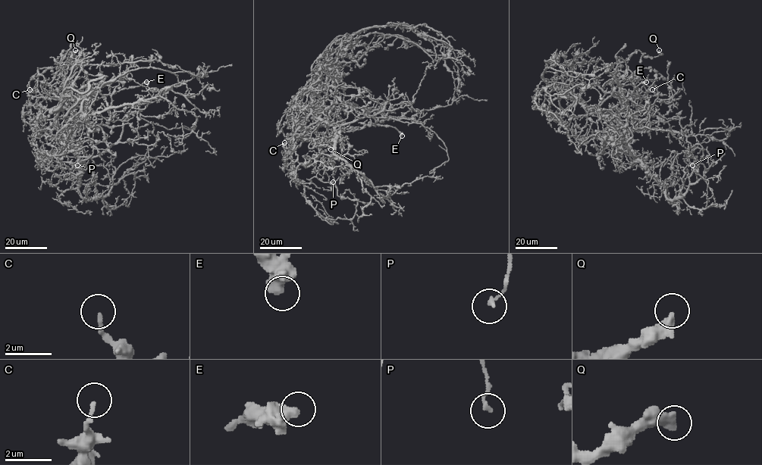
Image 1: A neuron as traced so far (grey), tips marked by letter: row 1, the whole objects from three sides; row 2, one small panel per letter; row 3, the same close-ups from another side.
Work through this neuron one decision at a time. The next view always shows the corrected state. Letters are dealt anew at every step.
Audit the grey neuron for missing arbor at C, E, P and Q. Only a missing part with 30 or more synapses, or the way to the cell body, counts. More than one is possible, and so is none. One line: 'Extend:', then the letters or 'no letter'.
Extend: no letter

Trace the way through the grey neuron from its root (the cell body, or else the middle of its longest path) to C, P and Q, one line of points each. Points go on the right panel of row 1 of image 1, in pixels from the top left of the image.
C: (592, 139), (586, 141), (576, 136), (575, 117), (596, 113), (601, 101), (619, 90), (653, 96), (652, 89)
P: (592, 139), (600, 147), (624, 146), (624, 129), (674, 130), (691, 144), (692, 165)
Q: (592, 139), (576, 136), (575, 118), (599, 110), (619, 84), (619, 63), (638, 51), (656, 57), (659, 50)

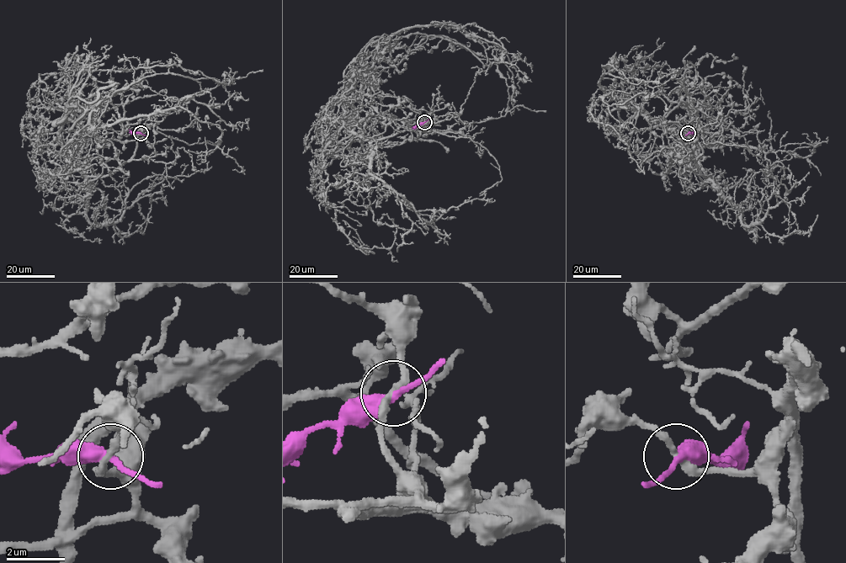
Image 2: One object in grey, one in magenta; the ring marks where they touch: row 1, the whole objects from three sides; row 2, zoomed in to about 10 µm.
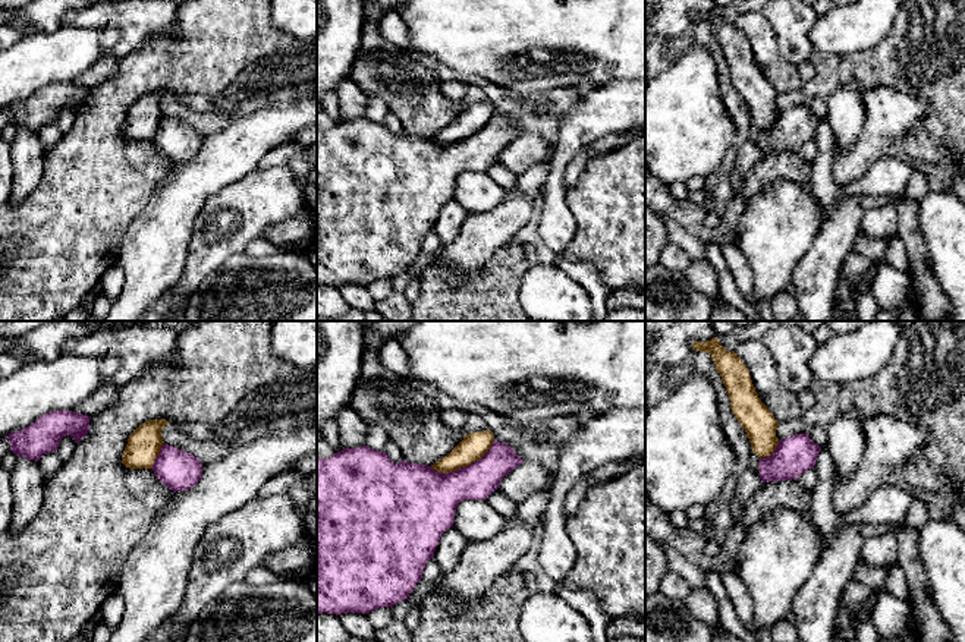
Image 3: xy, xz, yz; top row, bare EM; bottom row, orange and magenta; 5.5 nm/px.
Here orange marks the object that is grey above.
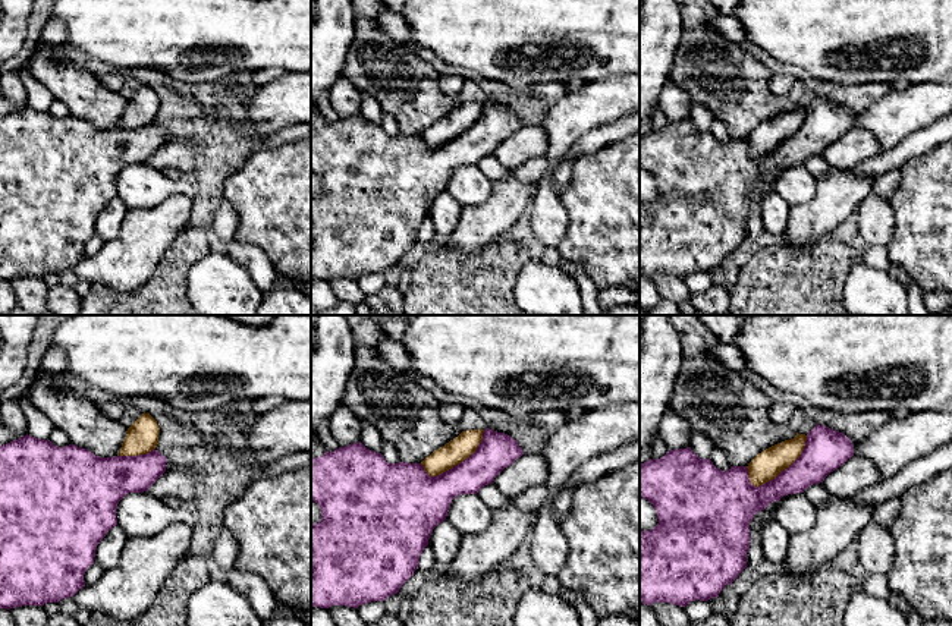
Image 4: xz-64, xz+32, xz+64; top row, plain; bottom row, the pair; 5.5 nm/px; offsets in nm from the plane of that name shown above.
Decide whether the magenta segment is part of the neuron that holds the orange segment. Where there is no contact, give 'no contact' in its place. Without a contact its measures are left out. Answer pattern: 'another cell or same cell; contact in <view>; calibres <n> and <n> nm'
another cell; contact in xz; calibres 150 and 300 nm

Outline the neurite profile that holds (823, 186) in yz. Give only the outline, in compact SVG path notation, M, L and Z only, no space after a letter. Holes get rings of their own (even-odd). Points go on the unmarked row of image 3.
M823 117L814 141L818 145L815 161L811 164L811 192L823 205L824 221L836 208L840 188L832 176L834 135L827 117Z

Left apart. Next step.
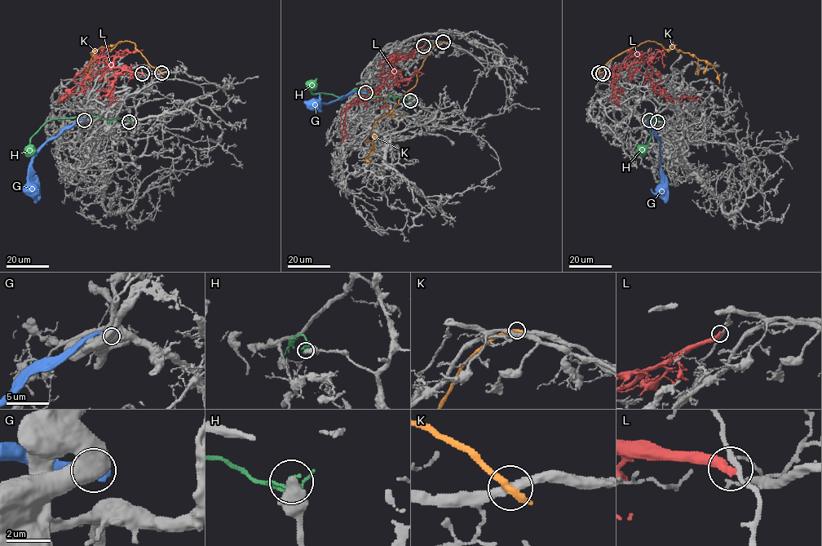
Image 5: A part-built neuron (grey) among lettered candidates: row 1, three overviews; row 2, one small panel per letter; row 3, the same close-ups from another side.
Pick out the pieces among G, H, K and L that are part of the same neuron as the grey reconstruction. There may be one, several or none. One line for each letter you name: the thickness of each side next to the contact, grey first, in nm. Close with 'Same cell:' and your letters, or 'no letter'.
Same cell: no letter

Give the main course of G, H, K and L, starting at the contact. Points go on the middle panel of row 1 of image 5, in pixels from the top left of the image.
G: (365, 92), (357, 91), (331, 102), (313, 104), (313, 106), (319, 99), (319, 94)
H: (410, 99), (391, 95), (383, 101), (382, 96), (359, 89), (343, 96), (312, 93), (316, 78)
K: (443, 42), (436, 44), (427, 54), (416, 75), (415, 85), (373, 126), (374, 145), (365, 157), (371, 162)
L: (424, 46), (404, 54), (394, 64), (394, 69), (383, 85), (366, 92), (346, 109), (341, 144)

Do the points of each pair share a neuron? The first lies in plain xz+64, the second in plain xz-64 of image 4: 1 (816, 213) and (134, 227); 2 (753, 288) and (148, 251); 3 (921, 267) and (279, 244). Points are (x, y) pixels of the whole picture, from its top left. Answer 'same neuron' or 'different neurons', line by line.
1: same neuron
2: different neurons
3: same neuron

